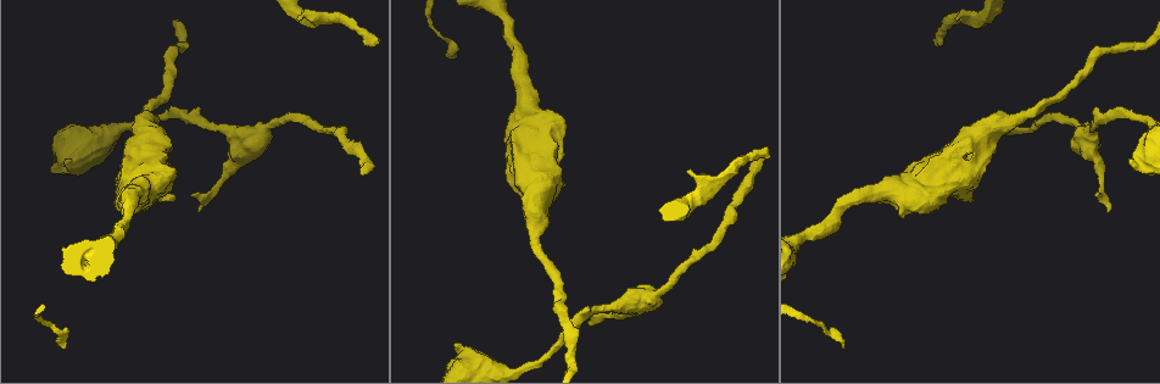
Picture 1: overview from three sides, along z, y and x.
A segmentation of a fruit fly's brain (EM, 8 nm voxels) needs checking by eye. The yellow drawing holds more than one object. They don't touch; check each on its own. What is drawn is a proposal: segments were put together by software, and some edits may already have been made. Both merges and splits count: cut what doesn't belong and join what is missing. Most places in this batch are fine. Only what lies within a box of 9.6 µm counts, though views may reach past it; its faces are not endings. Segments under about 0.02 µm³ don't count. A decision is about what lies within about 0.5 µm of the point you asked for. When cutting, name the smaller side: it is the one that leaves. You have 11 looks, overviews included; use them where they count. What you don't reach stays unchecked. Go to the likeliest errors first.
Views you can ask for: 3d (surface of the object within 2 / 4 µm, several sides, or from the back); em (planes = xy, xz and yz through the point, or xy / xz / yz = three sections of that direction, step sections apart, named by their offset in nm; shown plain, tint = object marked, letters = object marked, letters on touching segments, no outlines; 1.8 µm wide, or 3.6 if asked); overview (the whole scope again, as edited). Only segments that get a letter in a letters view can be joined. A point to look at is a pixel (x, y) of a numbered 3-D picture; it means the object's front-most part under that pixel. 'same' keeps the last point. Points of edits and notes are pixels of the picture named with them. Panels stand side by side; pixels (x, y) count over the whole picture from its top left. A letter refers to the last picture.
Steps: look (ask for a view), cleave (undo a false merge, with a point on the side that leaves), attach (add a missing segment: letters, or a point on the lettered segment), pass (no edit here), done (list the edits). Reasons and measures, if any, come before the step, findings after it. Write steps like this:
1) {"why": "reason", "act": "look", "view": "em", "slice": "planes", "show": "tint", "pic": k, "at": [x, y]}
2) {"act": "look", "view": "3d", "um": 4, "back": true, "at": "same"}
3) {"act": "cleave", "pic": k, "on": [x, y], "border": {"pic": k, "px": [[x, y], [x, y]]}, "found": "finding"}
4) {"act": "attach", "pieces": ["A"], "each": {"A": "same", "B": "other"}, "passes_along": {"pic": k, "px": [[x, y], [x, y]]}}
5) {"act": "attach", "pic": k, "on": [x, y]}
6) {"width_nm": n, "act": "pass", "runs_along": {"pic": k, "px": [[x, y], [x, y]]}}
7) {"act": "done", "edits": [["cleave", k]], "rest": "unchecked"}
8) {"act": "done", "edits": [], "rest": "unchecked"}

{"why": "long arm stops here", "act": "look", "view": "3d", "um": 4, "pic": 1, "at": [359, 173]}

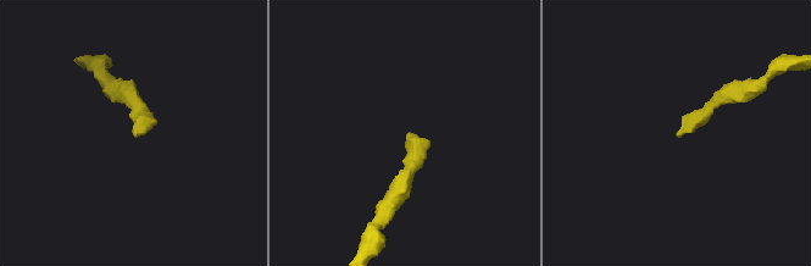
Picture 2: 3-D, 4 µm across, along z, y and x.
{"why": "now the EM", "act": "look", "view": "em", "slice": "yz", "step": 4, "show": "tint", "pic": 2, "at": [676, 133]}

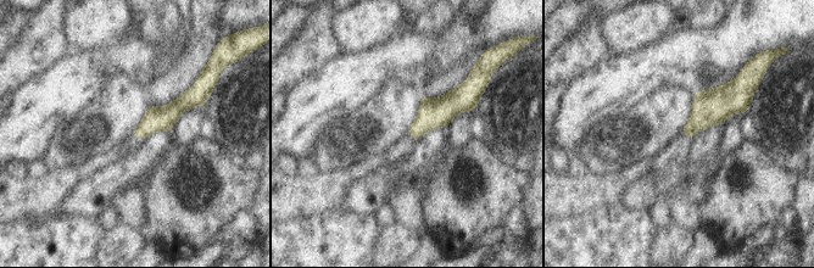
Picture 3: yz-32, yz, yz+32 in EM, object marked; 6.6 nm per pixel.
{"why": "another direction", "act": "look", "view": "em", "slice": "planes", "show": "letters", "at": "same"}

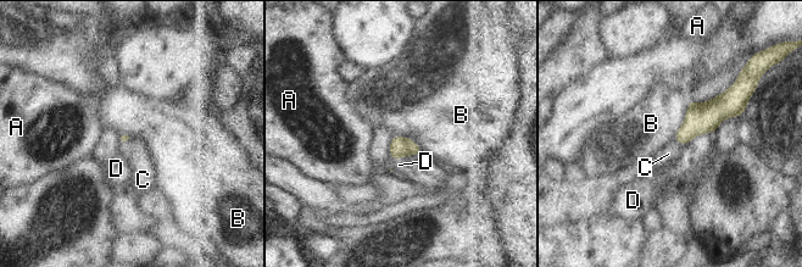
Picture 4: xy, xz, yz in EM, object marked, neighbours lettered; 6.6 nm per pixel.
{"act": "attach", "pieces": ["C"], "each": {"A": "other", "B": "other", "C": "same", "D": "other"}, "found": "it goes on there"}

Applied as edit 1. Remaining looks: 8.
{"why": "redraw", "act": "look", "view": "overview"}

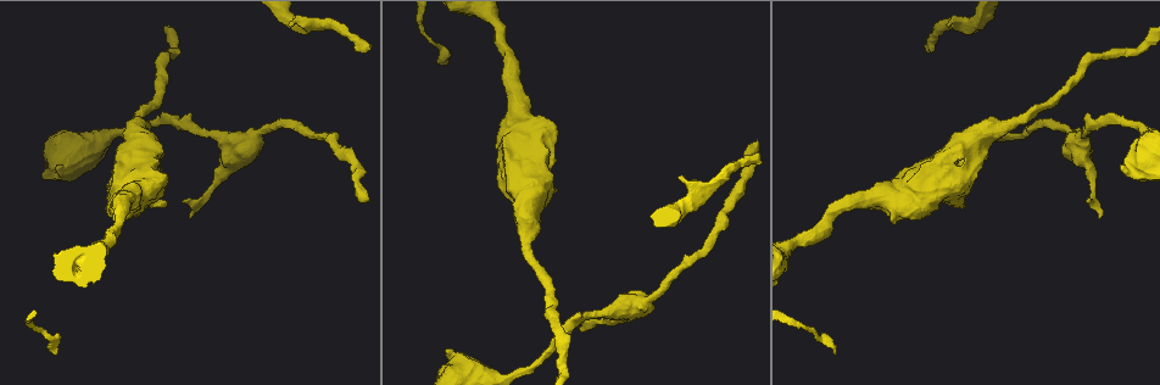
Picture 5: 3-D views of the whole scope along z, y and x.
{"why": "stops while still wide", "act": "look", "view": "3d", "um": 2, "pic": 5, "at": [292, 24]}

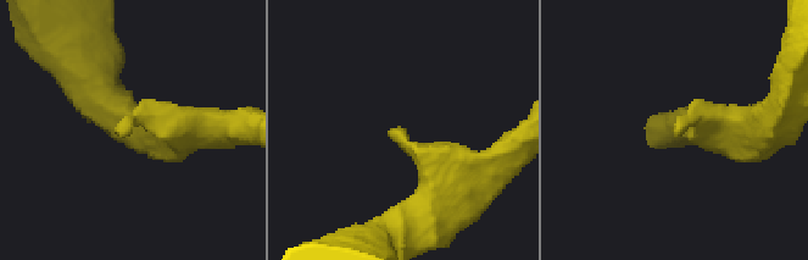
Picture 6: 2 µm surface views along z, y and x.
{"act": "look", "view": "em", "slice": "xy", "step": 8, "show": "letters", "pic": 6, "at": [674, 135]}

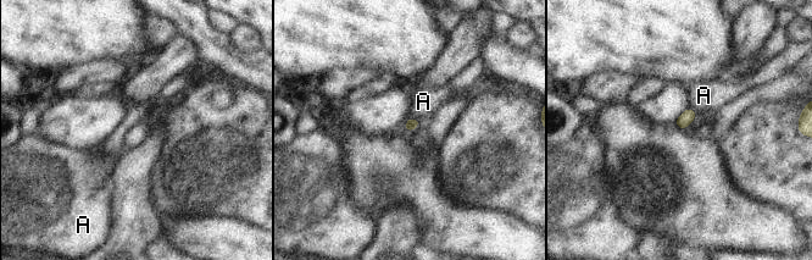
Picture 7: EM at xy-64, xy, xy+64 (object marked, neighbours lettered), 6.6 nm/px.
{"why": "another direction", "act": "look", "view": "em", "slice": "planes", "show": "letters", "at": "same"}

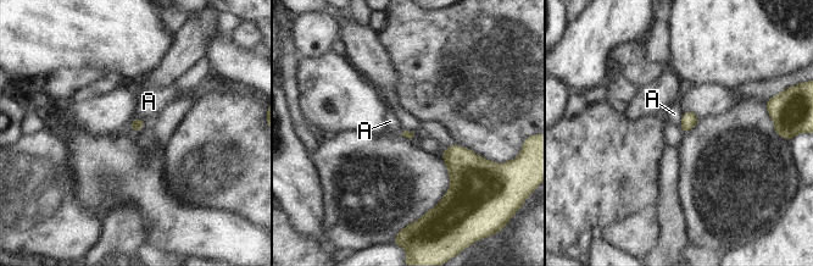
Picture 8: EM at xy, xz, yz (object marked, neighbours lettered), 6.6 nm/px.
{"act": "pass", "each": {"A": "other"}, "found": "no lettered segment goes on from it"}

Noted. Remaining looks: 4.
{"why": "an open end", "act": "look", "view": "3d", "um": 4, "pic": 5, "at": [1100, 217]}

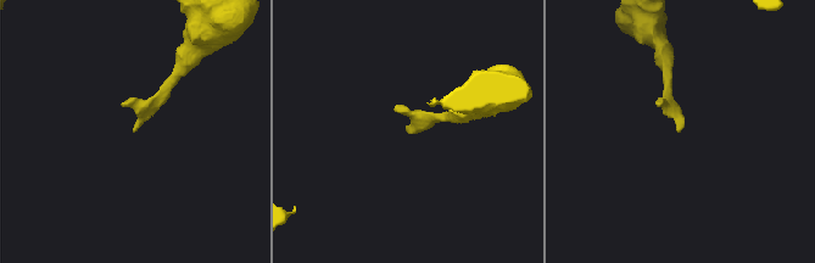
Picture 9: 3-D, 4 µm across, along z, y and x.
{"why": "need the tissue", "act": "look", "view": "em", "slice": "yz", "step": 8, "show": "tint", "pic": 9, "at": [680, 130]}

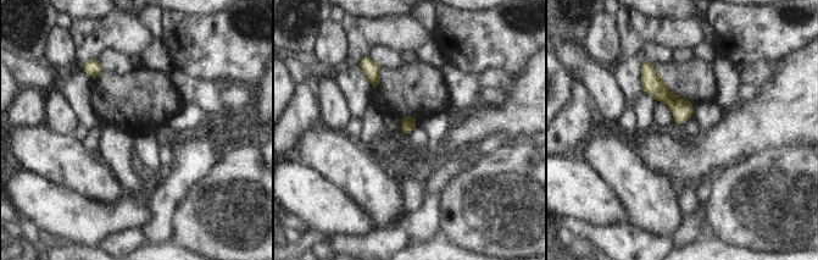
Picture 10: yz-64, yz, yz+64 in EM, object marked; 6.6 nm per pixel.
{"act": "look", "view": "em", "slice": "planes", "show": "letters", "at": "same"}

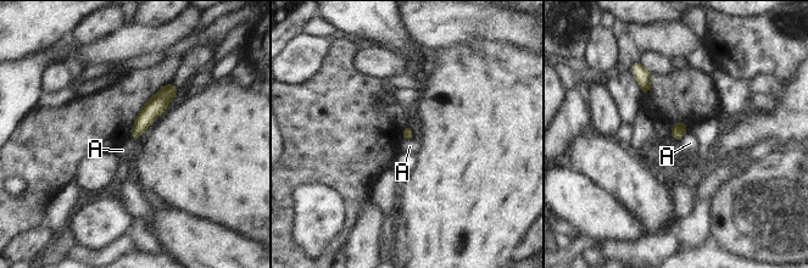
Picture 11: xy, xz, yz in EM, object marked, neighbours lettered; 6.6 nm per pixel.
{"longest_contact_nm": ["A", 90], "act": "pass", "each": {"A": "other"}, "found": "none of them fits"}

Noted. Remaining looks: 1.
{"why": "stops while still wide", "act": "look", "view": "em", "slice": "planes", "show": "letters", "pic": 5, "at": [545, 122]}

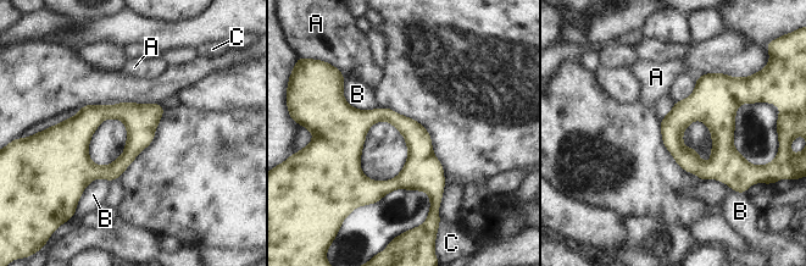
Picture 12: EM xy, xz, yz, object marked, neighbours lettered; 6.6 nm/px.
{"act": "pass", "each": {"A": "other", "B": "other", "C": "other"}, "border": {"pic": 12, "px": [[700, 75], [696, 79]]}, "found": "none of them fits"}

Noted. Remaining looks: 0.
{"act": "done", "edits": [["attach", 4]], "rest": "unchecked"}

